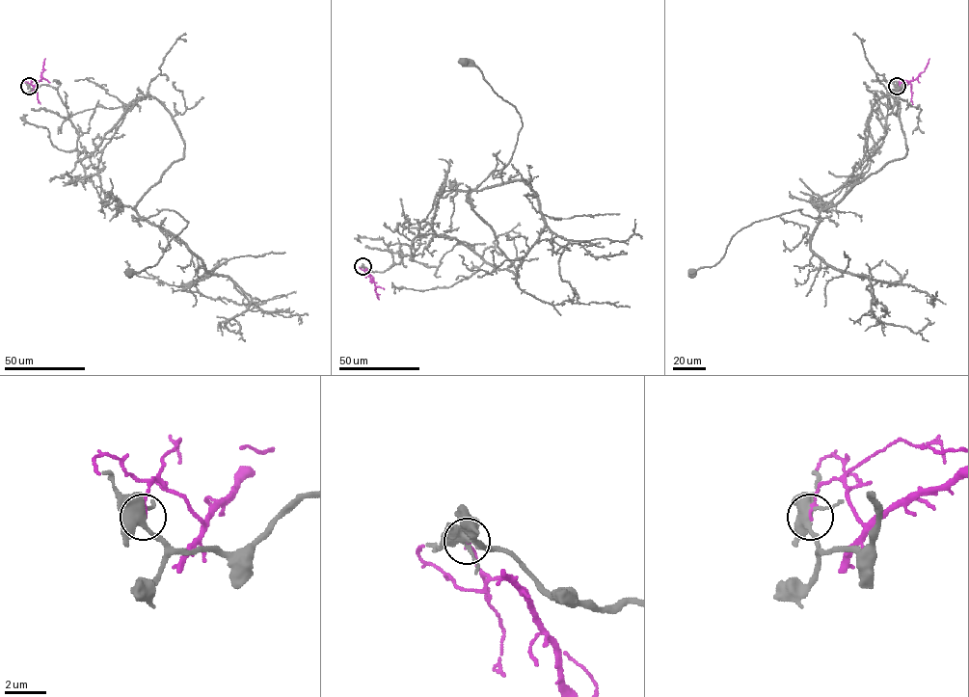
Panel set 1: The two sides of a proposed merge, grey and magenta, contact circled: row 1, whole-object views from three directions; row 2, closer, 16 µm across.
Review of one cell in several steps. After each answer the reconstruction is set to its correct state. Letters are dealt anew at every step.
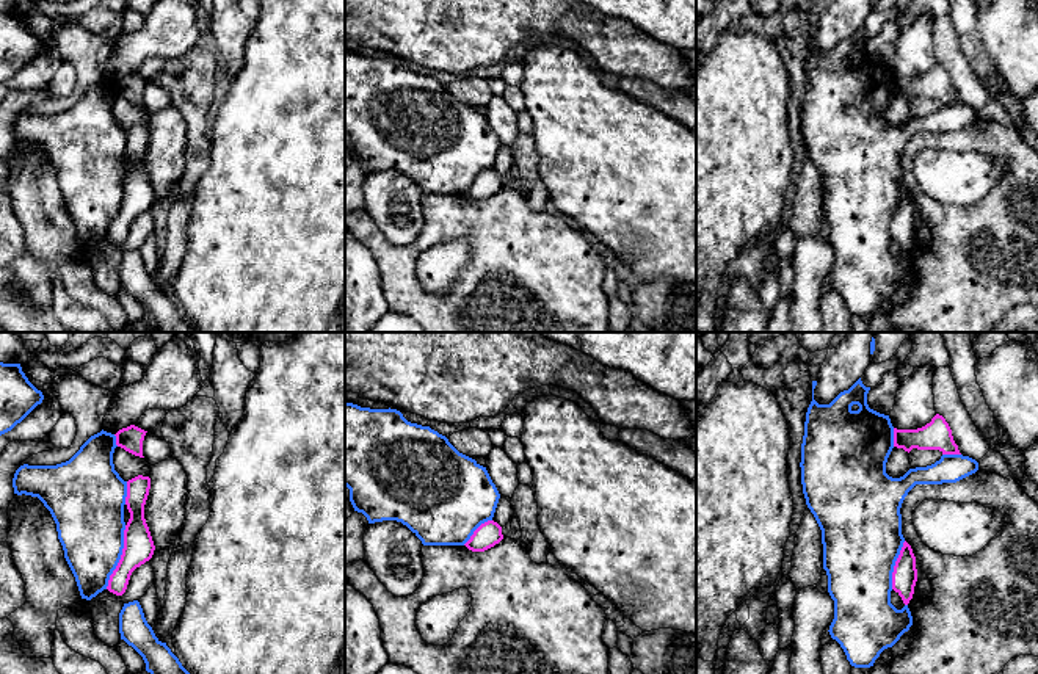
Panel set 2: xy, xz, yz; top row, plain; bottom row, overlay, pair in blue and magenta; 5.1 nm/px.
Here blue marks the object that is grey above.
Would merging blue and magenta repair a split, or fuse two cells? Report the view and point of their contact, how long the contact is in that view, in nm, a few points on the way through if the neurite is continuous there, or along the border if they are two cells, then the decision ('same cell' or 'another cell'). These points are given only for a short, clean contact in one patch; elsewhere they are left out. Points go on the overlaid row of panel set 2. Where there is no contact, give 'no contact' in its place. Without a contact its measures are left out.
contact xy (119, 557); length 340 nm; another cell

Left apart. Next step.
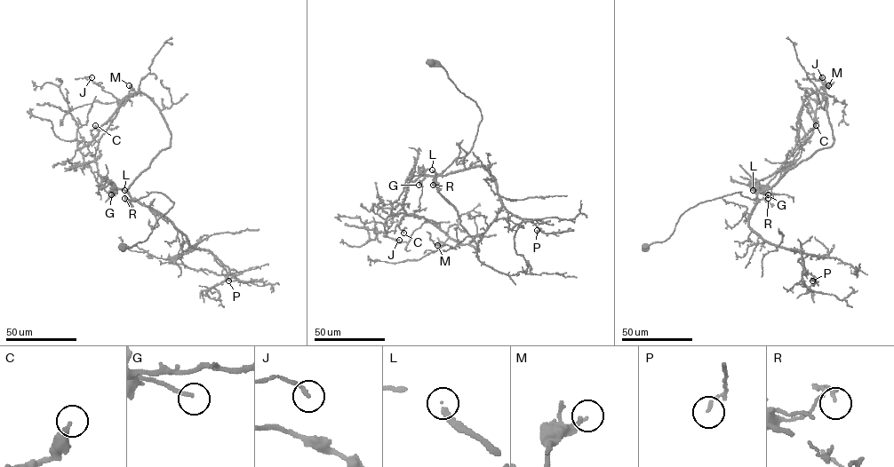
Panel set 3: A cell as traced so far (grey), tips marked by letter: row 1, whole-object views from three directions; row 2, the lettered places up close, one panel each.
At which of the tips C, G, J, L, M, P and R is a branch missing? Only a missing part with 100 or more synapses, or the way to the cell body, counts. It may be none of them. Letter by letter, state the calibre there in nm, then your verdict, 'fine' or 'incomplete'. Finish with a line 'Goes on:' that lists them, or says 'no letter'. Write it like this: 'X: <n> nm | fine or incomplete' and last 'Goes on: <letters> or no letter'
C: 380 nm | fine
G: 180 nm | fine
J: 170 nm | fine
L: 240 nm | incomplete
M: 170 nm | fine
P: 130 nm | fine
R: 160 nm | fine
Goes on: L

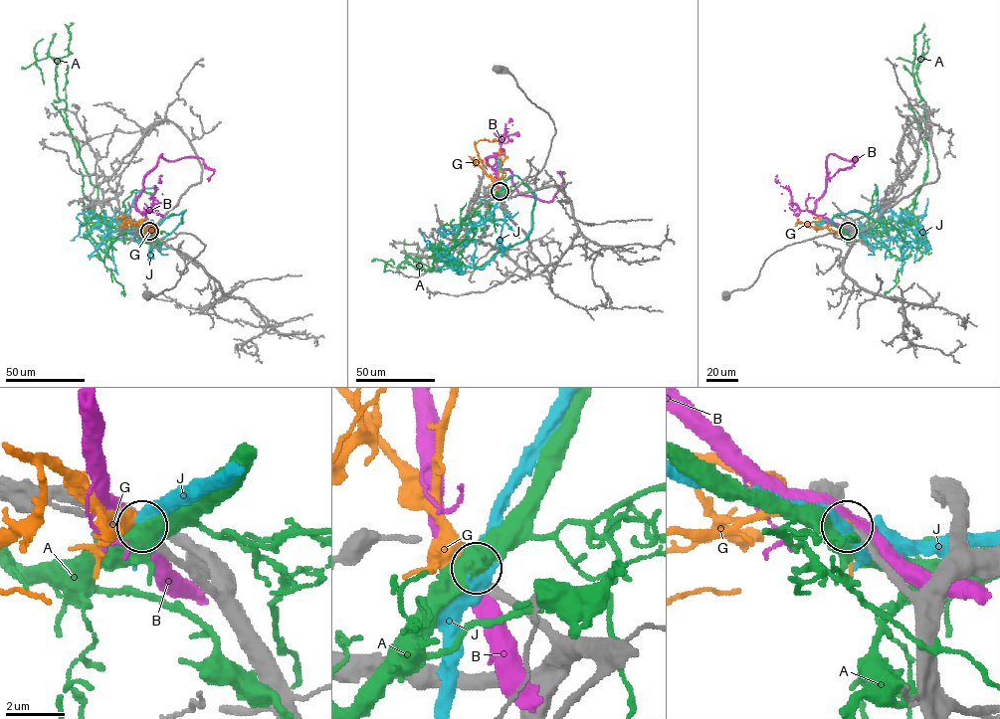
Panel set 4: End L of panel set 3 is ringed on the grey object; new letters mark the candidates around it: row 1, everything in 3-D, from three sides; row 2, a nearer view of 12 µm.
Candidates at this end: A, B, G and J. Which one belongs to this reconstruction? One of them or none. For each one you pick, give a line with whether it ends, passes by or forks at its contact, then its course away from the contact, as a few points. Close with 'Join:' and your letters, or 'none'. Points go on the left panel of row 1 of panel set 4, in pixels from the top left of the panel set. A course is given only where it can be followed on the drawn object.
G: It ends there. Its course: (149, 231), (132, 221), (124, 223), (148, 219)
Join: G

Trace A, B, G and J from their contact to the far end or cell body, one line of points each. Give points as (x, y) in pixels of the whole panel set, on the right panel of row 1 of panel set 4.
A: (848, 231), (871, 233), (885, 220), (916, 224), (927, 151), (912, 67), (929, 40)
B: (848, 232), (816, 215), (814, 210), (825, 190), (826, 157), (832, 154), (851, 161), (859, 158), (828, 179)
G: (848, 231), (824, 221), (796, 223), (798, 219)
J: (848, 231), (832, 219), (857, 210), (892, 225), (906, 242), (923, 241), (919, 225), (927, 198)

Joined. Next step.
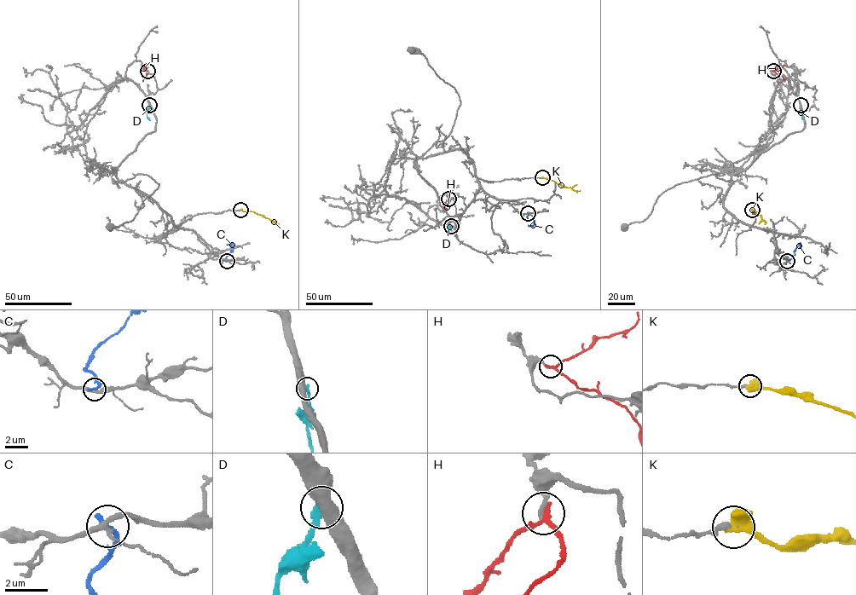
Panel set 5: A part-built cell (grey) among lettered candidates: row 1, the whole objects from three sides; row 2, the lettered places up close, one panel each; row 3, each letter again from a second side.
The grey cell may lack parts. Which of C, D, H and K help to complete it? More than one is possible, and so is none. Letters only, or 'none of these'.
K

